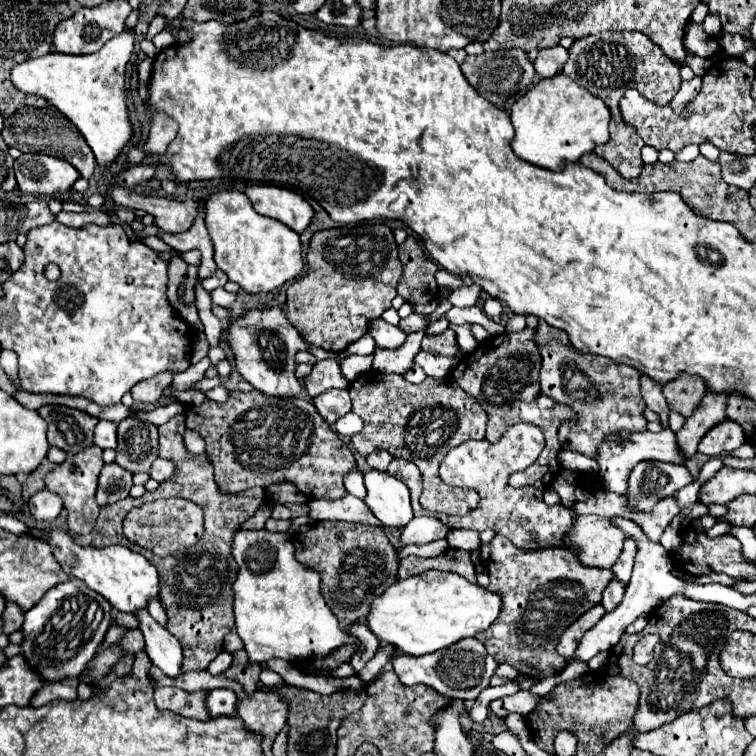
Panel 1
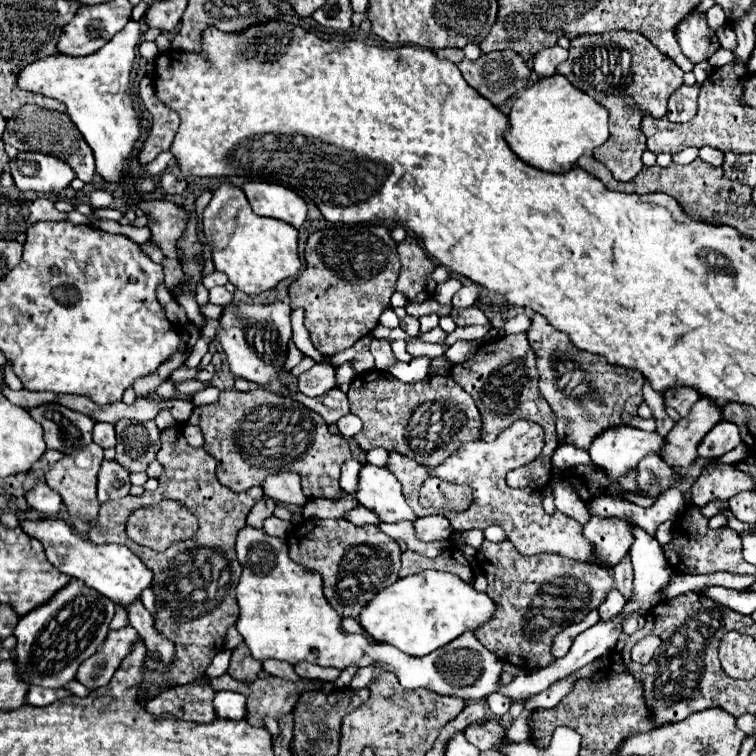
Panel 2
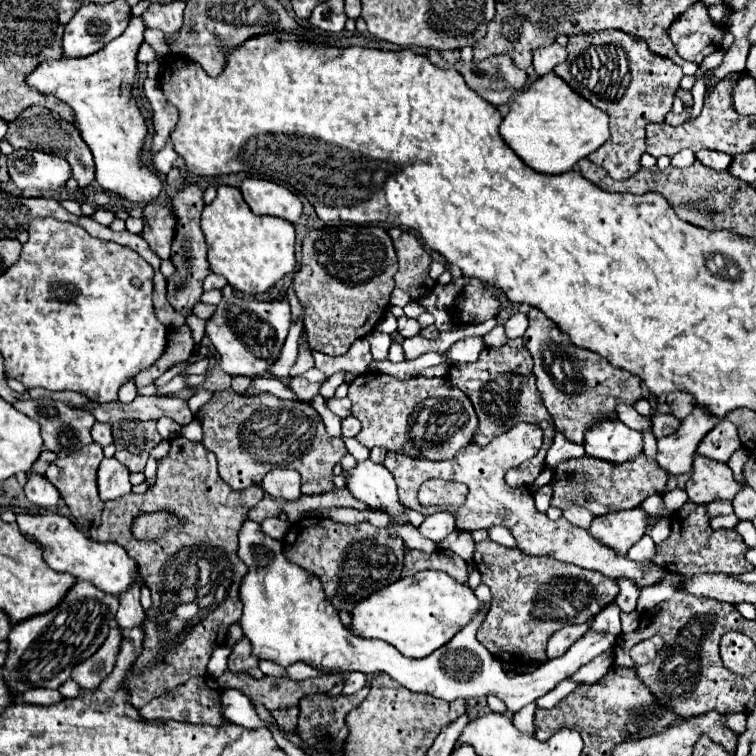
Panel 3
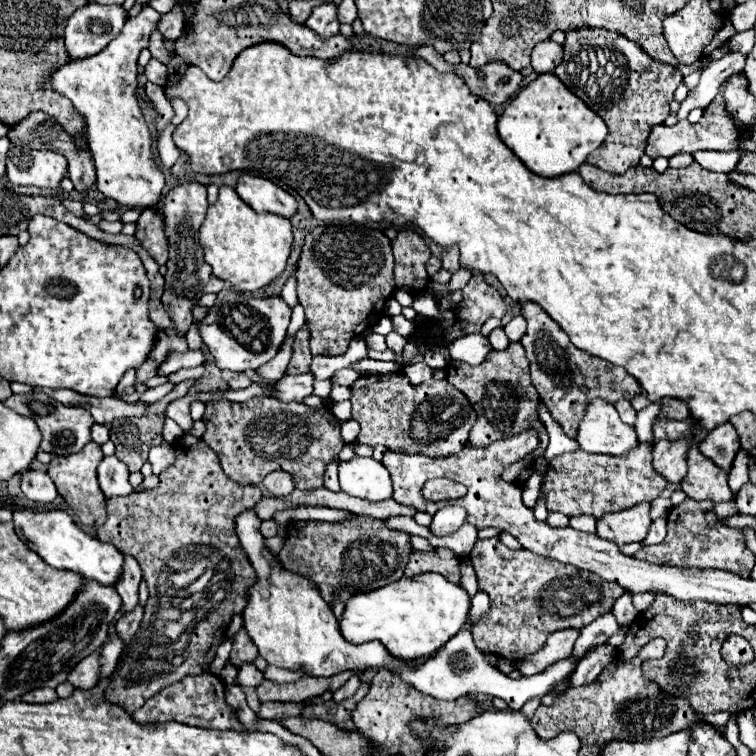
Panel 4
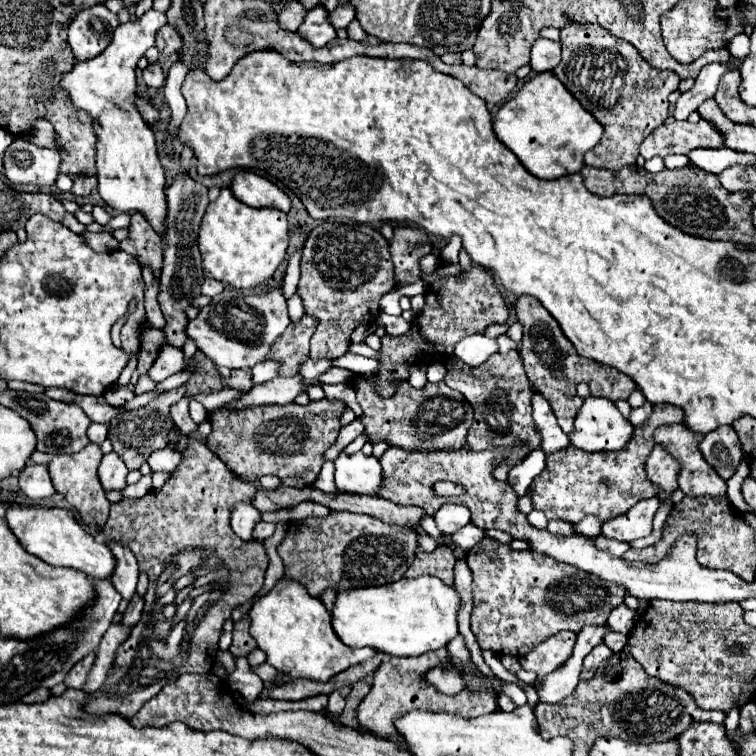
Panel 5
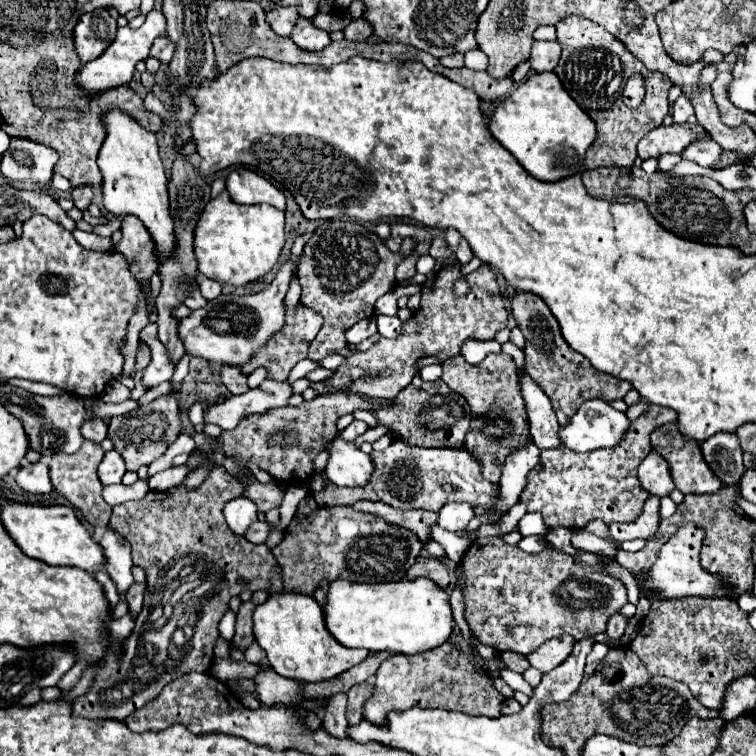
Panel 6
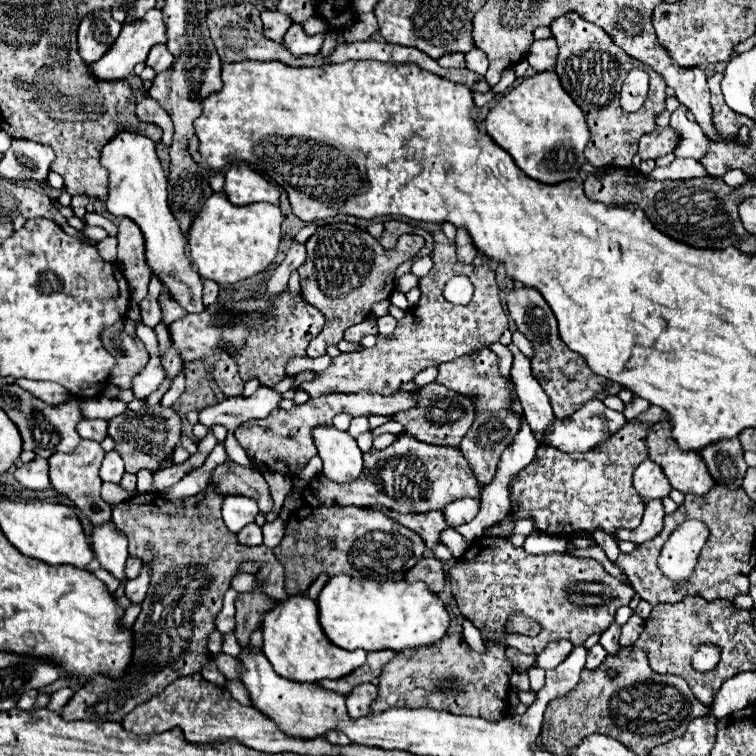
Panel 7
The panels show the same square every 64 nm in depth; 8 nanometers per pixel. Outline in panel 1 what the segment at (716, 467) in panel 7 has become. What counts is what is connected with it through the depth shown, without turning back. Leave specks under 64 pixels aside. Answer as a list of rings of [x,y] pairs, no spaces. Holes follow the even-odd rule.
[[[724,420],[716,424],[702,440],[700,452],[708,456],[722,456],[724,452],[732,452],[746,442],[744,430],[734,420]]]

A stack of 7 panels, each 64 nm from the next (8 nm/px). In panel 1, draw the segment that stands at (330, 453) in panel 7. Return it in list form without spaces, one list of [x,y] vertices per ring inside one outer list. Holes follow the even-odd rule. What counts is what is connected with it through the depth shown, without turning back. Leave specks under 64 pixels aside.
[[[368,470],[364,484],[368,490],[366,506],[386,528],[402,528],[414,518],[410,490],[404,482],[386,472]]]

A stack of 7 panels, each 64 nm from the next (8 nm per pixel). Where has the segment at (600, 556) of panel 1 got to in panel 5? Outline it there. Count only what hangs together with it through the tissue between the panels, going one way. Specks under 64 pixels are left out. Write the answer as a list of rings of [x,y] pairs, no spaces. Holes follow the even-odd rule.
[[[658,498],[640,500],[626,514],[620,514],[612,520],[602,522],[602,536],[618,542],[632,542],[632,540],[644,538],[652,532],[652,518],[658,508],[660,508]]]

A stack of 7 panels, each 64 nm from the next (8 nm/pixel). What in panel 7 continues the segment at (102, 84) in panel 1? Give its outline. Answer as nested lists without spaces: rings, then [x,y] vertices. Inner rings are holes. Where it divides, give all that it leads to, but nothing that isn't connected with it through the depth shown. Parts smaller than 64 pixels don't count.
[[[152,8],[146,12],[146,16],[142,18],[142,22],[134,24],[134,22],[124,22],[120,36],[116,38],[114,46],[94,64],[90,64],[90,72],[92,76],[96,76],[96,80],[108,82],[108,80],[126,80],[130,72],[134,72],[134,66],[138,62],[144,62],[150,48],[158,42],[166,42],[166,28],[164,28],[164,20],[162,20],[162,12],[158,8]],[[120,128],[102,148],[100,164],[108,170],[108,212],[114,216],[128,216],[140,226],[146,240],[146,260],[152,272],[166,284],[172,298],[180,302],[182,308],[188,312],[202,312],[202,278],[196,272],[182,272],[182,258],[188,258],[184,252],[186,240],[168,206],[168,182],[156,154],[156,142],[140,132]]]

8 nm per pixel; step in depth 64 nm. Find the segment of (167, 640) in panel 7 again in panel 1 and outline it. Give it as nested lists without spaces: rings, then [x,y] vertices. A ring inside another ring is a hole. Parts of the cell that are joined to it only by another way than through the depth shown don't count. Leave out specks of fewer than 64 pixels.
[[[178,414],[172,420],[168,420],[166,424],[158,426],[160,458],[176,460],[176,464],[178,464],[176,476],[172,480],[160,484],[158,490],[146,492],[140,498],[128,496],[122,502],[102,506],[98,522],[92,530],[92,546],[94,548],[104,548],[110,544],[132,546],[122,534],[122,520],[132,508],[146,504],[150,500],[178,496],[178,498],[192,500],[204,508],[206,530],[196,546],[188,548],[184,554],[172,554],[172,558],[158,558],[158,556],[142,550],[142,554],[160,572],[160,602],[168,614],[166,630],[170,630],[180,640],[180,644],[184,648],[184,672],[188,672],[188,670],[206,670],[208,662],[214,660],[222,652],[224,636],[234,628],[232,582],[236,578],[236,562],[230,556],[232,536],[244,520],[252,518],[252,514],[256,514],[258,508],[268,502],[268,496],[266,496],[266,490],[258,488],[258,486],[238,492],[238,494],[220,494],[214,480],[214,468],[212,468],[208,456],[204,454],[204,456],[192,458],[192,456],[188,456],[188,452],[184,452],[184,440],[182,440],[184,420],[186,420],[186,416]],[[180,422],[182,422],[182,426],[180,426]],[[198,556],[210,556],[210,558],[198,558]]]

